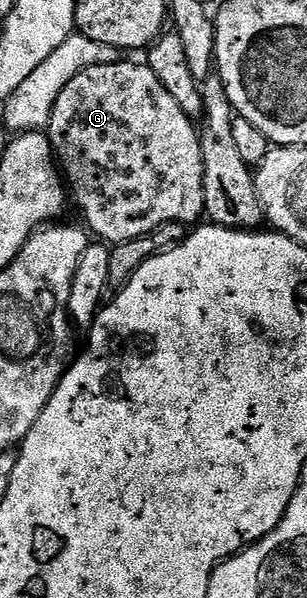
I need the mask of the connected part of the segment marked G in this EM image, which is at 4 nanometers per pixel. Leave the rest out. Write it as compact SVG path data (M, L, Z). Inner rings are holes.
M119 61L84 68L79 75L72 77L68 85L64 85L64 93L56 97L56 105L52 109L50 126L48 128L48 138L50 146L53 147L57 162L60 164L61 174L64 176L65 186L69 194L78 202L78 207L82 210L82 215L86 218L85 226L91 232L95 231L97 238L107 245L117 245L127 243L133 239L139 239L145 235L151 235L158 227L166 223L181 223L183 225L194 225L205 216L206 206L204 205L204 157L202 156L202 140L199 128L194 123L191 116L181 107L176 105L176 101L169 95L168 89L156 81L156 73L146 66L145 62L125 63Z

